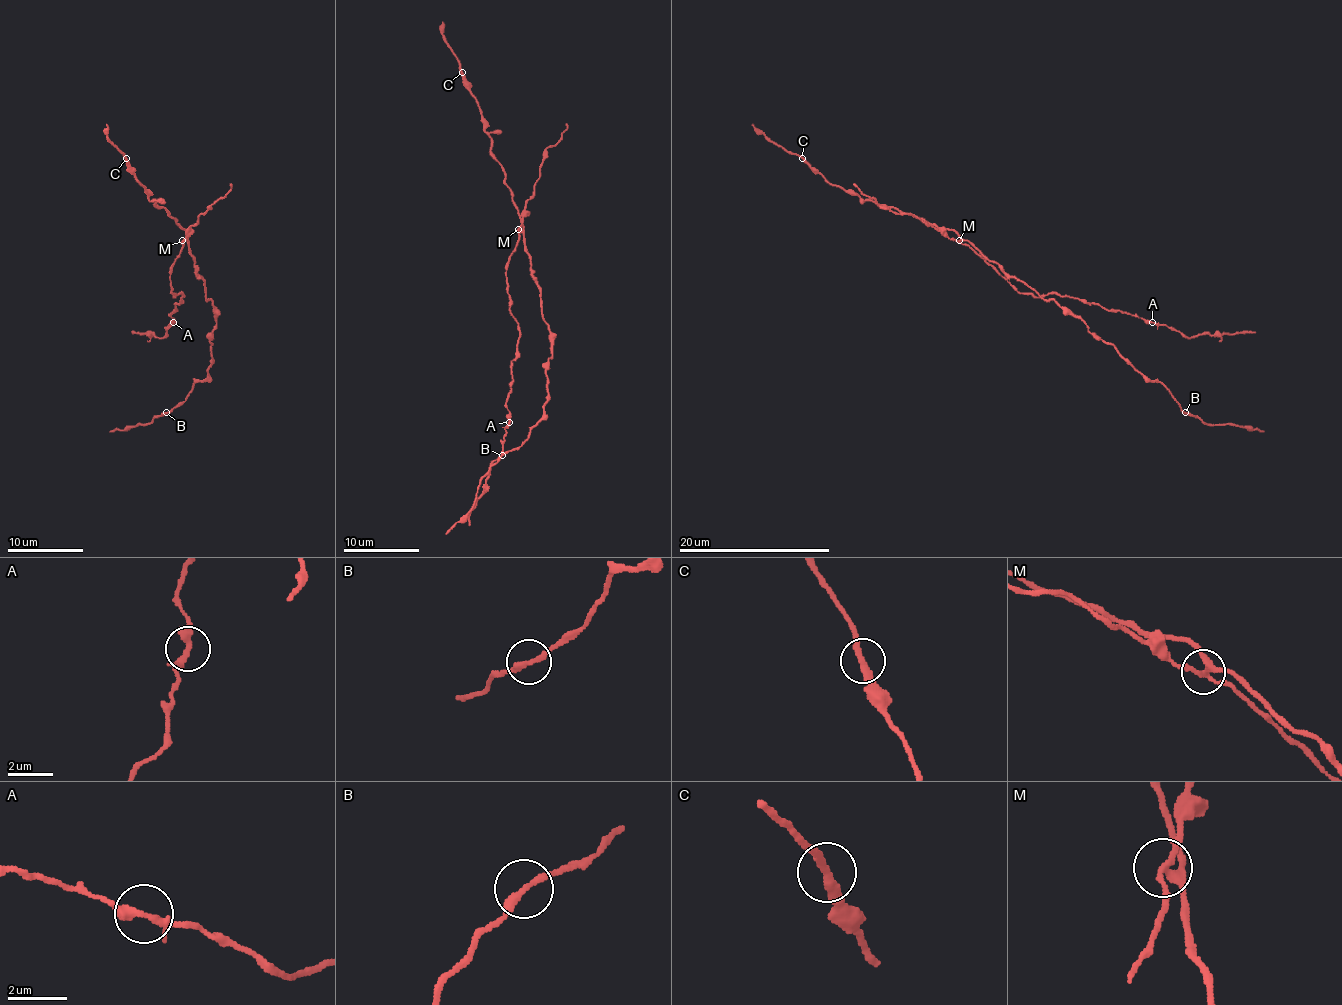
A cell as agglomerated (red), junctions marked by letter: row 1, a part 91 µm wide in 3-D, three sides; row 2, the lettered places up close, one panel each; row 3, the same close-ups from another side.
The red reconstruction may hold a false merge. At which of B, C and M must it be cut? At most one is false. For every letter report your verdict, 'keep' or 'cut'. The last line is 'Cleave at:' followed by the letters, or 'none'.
B: keep
C: keep
M: cut
Cleave at: M

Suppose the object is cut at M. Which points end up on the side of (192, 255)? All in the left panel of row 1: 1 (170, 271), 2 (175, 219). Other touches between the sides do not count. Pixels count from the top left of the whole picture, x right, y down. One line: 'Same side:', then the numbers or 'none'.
Same side: 2

